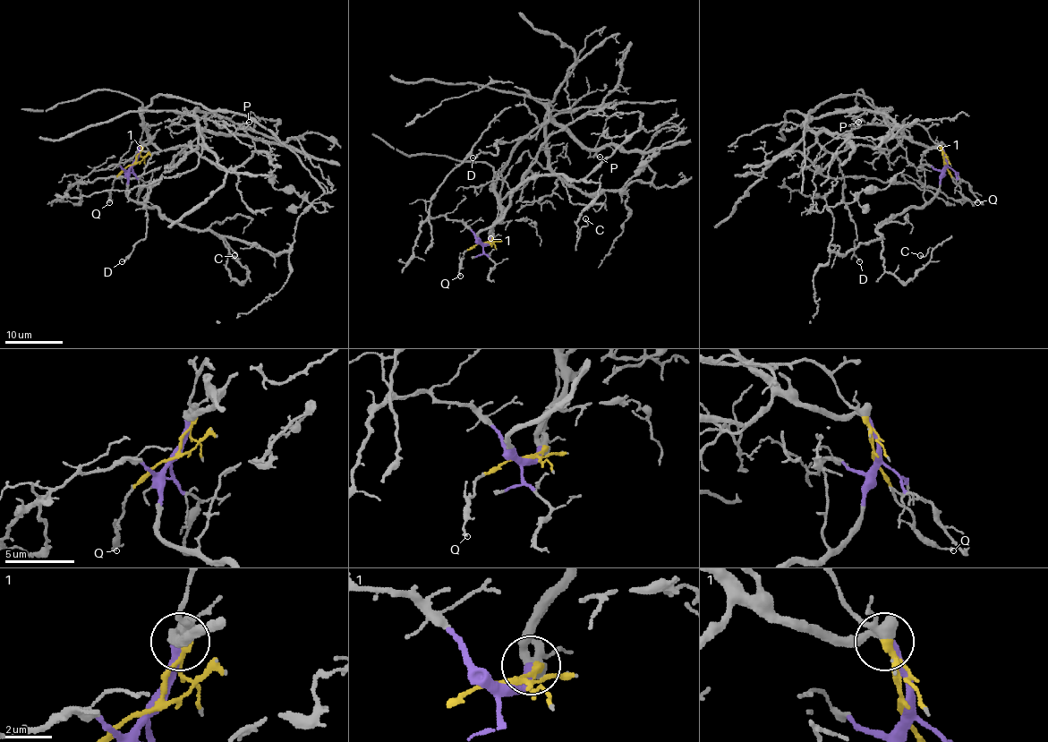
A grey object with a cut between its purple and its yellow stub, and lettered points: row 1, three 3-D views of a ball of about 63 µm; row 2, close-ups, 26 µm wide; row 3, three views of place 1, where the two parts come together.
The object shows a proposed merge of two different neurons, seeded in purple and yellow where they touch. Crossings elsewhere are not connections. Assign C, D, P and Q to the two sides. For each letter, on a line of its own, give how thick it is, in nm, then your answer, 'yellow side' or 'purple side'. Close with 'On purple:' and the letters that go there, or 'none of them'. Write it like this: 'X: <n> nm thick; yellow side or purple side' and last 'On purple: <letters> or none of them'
C: 100 nm thick; purple side
D: 140 nm thick; yellow side
P: 100 nm thick; yellow side
Q: 150 nm thick; yellow side
On purple: C

